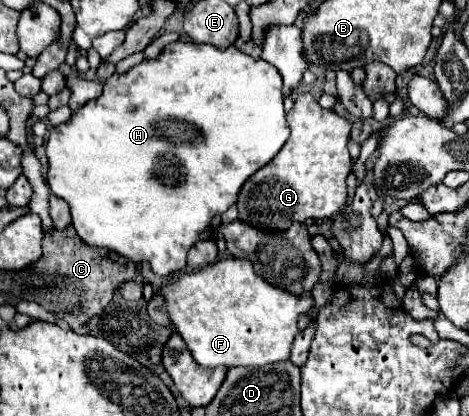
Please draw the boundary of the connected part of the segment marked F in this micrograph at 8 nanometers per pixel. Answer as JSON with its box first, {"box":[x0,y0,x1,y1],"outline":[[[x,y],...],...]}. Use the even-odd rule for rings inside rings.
{"box":[157,258,313,368],"outline":[[[237,258],[217,260],[197,272],[189,272],[189,274],[185,272],[175,278],[163,280],[157,294],[165,302],[165,310],[171,320],[171,326],[181,334],[195,362],[201,368],[215,368],[215,366],[227,366],[227,368],[229,366],[253,366],[257,368],[257,366],[265,366],[271,362],[289,360],[291,342],[295,334],[299,332],[297,318],[303,312],[311,314],[311,308],[313,308],[311,294],[303,294],[303,298],[295,298],[293,294],[287,294],[285,290],[279,290],[263,282],[253,272],[251,262],[237,260]]]}

